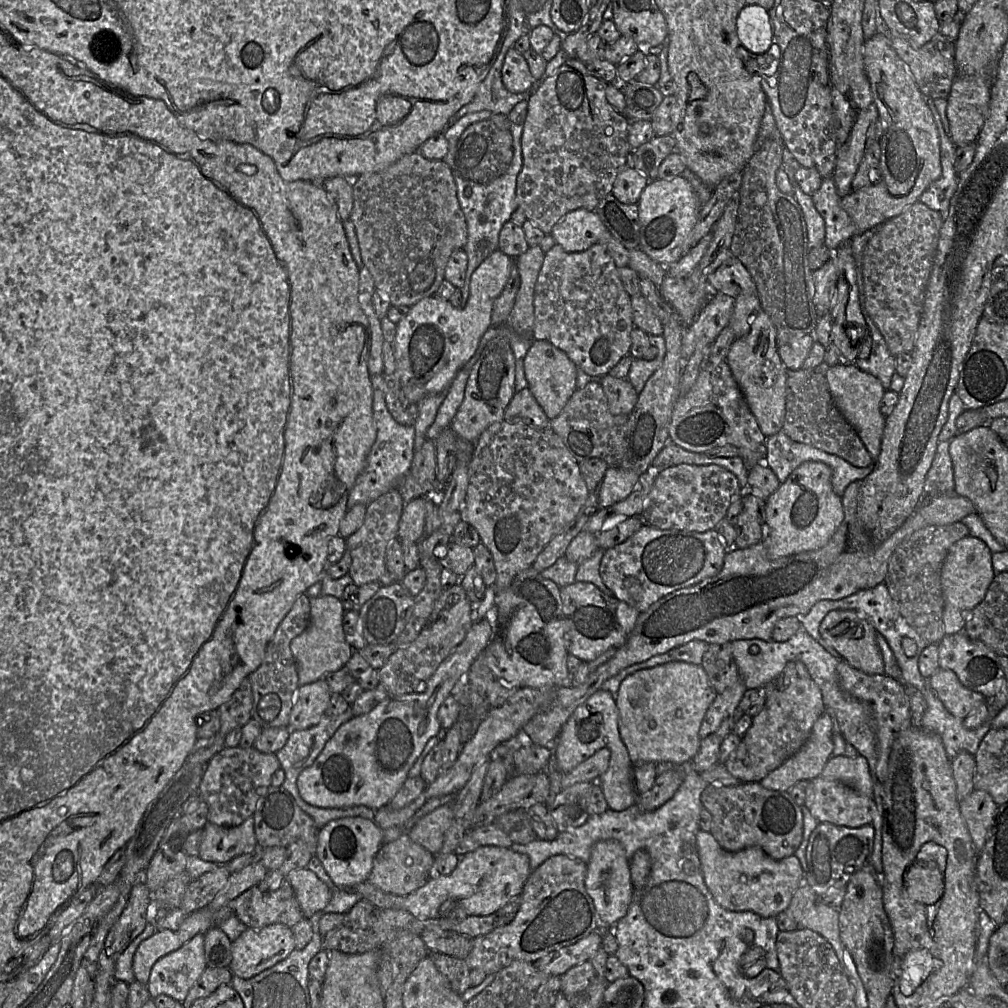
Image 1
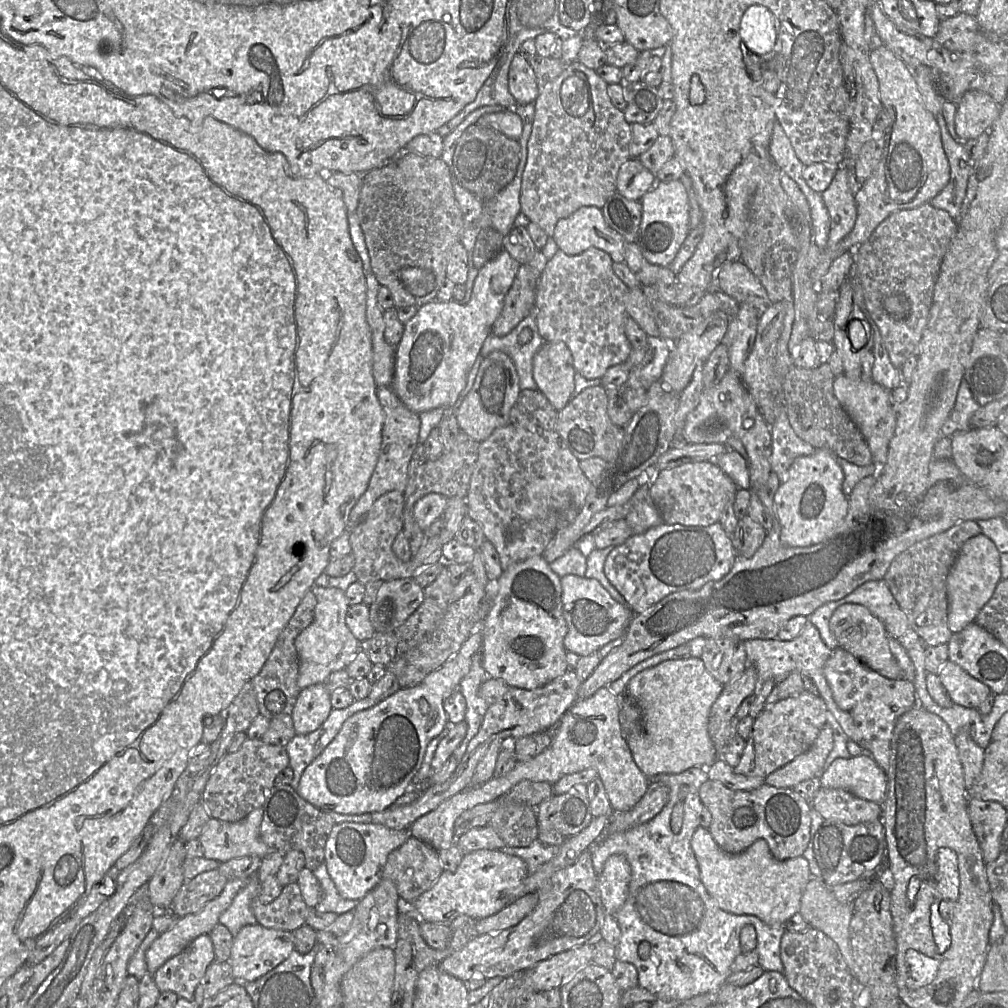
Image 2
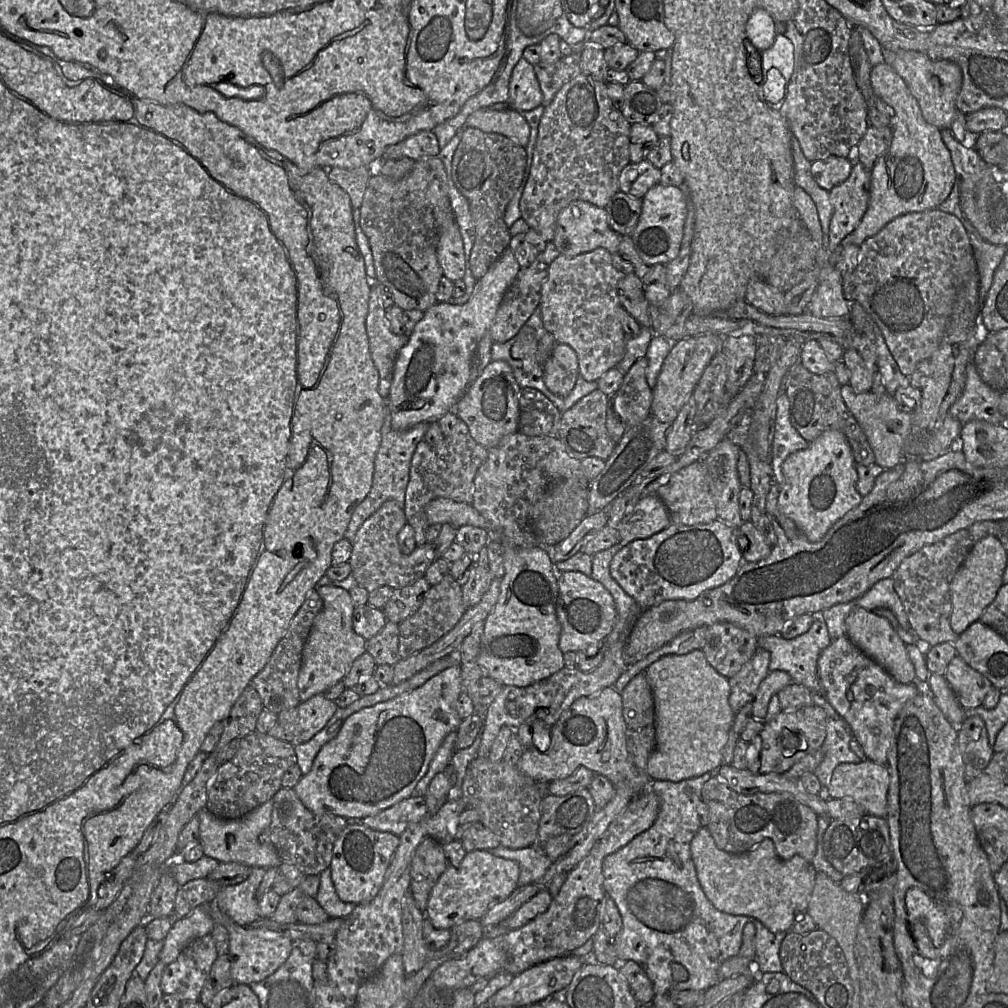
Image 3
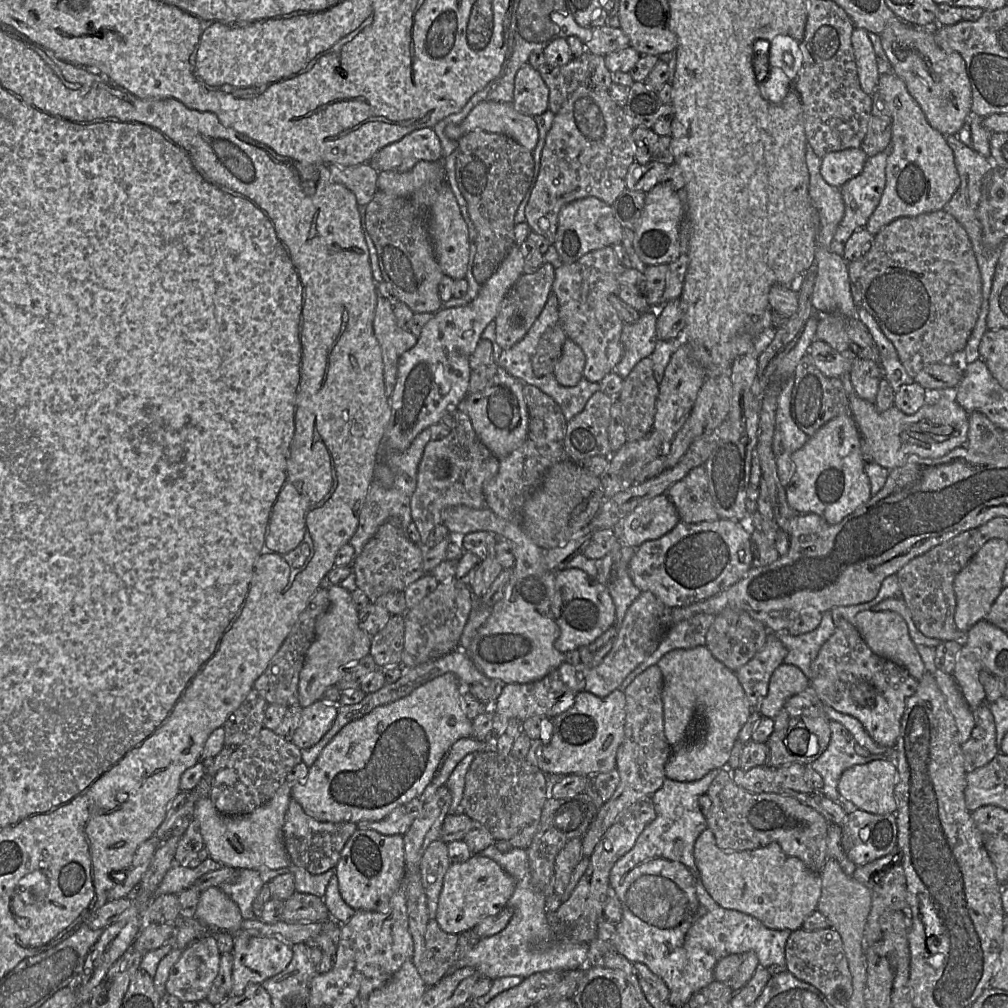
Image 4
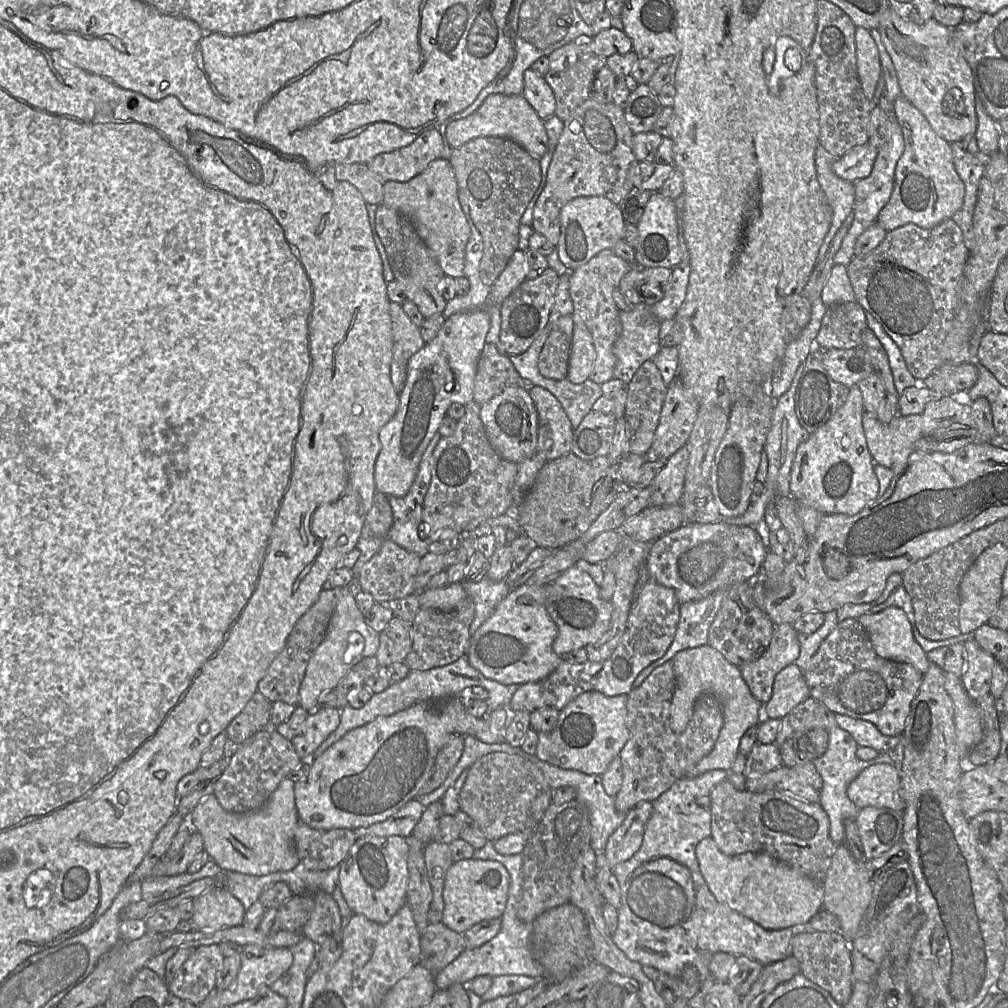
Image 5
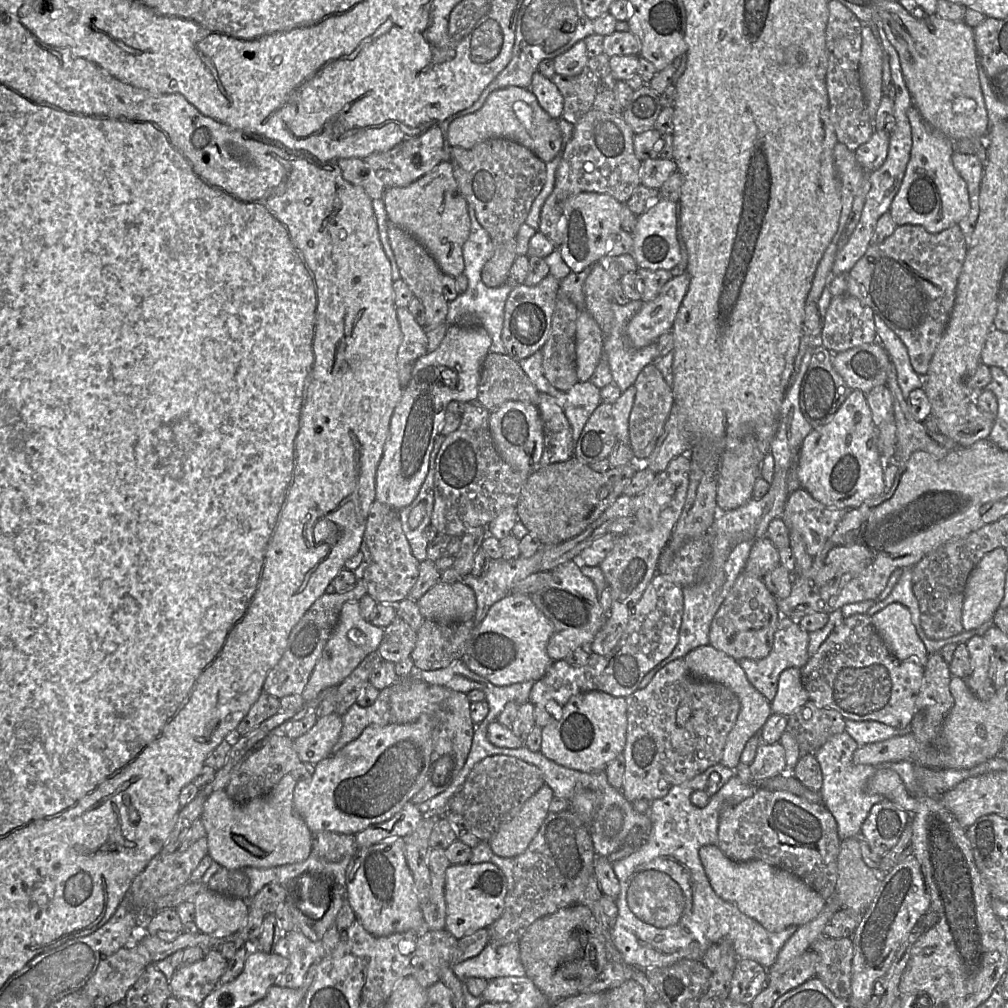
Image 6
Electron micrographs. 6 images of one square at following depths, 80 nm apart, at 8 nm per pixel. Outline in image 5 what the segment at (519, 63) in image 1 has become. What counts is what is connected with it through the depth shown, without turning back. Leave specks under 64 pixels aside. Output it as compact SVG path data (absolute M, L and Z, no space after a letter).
M532 68L527 69L524 73L522 95L543 120L555 114L554 92L544 76L538 74Z

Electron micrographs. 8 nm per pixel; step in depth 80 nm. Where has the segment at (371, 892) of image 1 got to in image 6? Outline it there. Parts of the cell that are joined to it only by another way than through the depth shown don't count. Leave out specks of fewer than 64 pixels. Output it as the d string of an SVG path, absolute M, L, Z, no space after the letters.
M490 862L451 864L446 870L446 929L456 938L489 927L502 914L507 894L507 879L500 868Z

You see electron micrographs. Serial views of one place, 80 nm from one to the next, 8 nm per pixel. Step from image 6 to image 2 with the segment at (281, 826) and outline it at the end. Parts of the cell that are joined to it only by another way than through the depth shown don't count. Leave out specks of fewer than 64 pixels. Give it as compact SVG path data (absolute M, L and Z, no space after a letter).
M256 808L237 822L209 818L198 839L203 847L203 857L220 863L233 858L270 854L273 850L259 836L263 818L262 808Z

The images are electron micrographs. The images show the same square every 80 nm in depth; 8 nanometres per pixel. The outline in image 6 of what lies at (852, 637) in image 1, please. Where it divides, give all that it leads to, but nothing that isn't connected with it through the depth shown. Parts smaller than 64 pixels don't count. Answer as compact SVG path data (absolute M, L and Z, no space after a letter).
M893 602L872 615L871 621L892 655L899 660L915 660L925 668L928 652L907 607Z

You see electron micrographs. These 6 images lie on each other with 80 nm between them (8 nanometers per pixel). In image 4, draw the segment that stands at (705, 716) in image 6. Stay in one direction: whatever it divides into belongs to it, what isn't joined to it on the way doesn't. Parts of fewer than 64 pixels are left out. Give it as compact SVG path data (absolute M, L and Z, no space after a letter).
M657 665L644 670L624 690L625 736L616 756L616 769L620 781L612 797L598 809L581 839L583 857L591 855L608 828L629 806L643 798L651 797L666 779L665 764L672 748L664 734L662 690L663 676Z

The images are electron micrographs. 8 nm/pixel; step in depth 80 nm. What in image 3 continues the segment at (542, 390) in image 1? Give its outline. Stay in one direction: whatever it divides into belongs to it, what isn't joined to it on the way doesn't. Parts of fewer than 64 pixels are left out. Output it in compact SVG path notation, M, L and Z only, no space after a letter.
M557 343L551 356L543 365L543 380L555 395L565 397L575 387L579 376L576 352L567 344Z

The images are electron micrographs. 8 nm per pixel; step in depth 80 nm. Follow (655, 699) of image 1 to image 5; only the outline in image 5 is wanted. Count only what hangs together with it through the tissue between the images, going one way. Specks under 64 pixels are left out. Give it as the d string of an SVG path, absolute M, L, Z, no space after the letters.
M709 644L687 648L671 658L676 678L676 686L671 700L670 727L675 733L686 728L693 712L695 701L709 694L718 699L722 707L723 726L711 752L693 766L684 778L694 778L712 769L731 770L739 753L740 740L745 732L758 726L761 721L763 704L751 693L739 667L730 663L718 650Z

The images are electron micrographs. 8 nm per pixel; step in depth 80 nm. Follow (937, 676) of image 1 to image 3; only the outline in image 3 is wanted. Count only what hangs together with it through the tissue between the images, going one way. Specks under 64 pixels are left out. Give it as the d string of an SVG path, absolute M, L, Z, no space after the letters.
M957 654L949 662L944 677L964 709L979 707L992 688L987 678L971 668Z

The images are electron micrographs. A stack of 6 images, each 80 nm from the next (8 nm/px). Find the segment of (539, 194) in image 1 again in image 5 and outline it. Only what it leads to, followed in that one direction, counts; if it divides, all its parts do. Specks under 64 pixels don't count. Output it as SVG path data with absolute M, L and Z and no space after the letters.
M590 97L563 121L564 128L548 167L545 187L535 203L532 222L533 230L545 236L554 247L560 240L560 212L565 204L580 196L603 196L618 204L634 188L633 176L639 163L632 148L634 133L626 121L624 109L614 102L599 103Z

